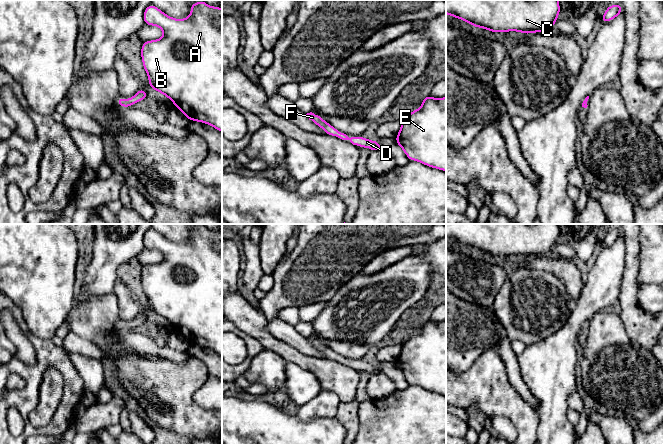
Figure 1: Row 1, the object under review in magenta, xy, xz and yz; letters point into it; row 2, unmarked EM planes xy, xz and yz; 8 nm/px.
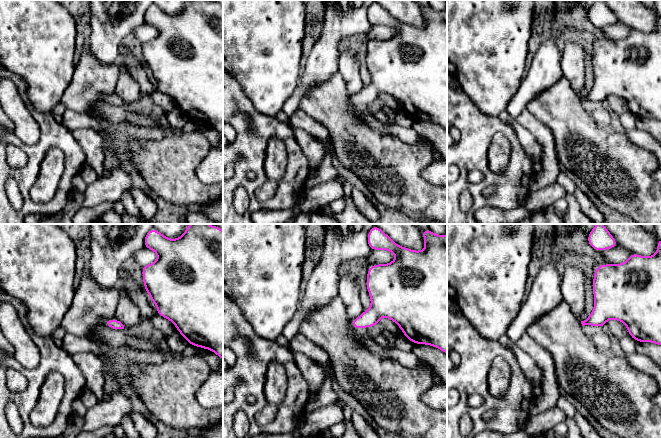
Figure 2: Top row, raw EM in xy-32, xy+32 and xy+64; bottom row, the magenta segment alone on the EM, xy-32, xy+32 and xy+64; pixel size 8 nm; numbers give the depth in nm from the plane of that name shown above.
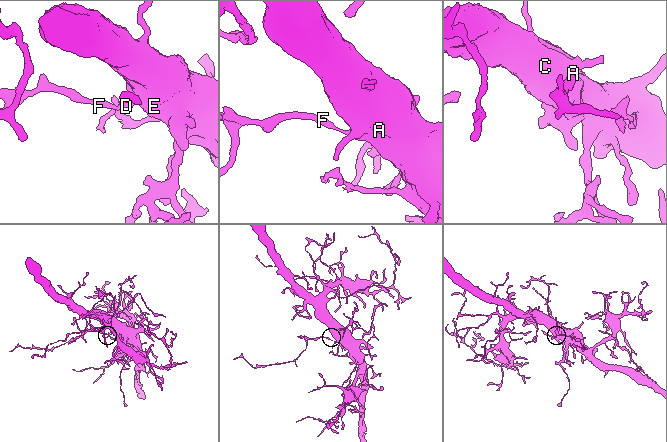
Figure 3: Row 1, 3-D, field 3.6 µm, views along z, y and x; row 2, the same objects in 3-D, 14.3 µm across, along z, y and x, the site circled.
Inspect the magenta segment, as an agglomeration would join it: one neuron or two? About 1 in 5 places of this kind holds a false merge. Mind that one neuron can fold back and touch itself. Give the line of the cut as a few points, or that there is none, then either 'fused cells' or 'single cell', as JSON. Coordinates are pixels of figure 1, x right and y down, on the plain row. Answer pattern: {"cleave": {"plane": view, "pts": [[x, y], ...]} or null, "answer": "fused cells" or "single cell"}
{"cleave": null, "answer": "single cell"}

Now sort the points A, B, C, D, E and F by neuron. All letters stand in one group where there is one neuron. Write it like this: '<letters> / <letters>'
A B C D E F

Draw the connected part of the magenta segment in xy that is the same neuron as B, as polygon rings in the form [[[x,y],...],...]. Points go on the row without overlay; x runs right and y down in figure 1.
[[[203,224],[191,227],[190,231],[191,238],[186,243],[172,242],[152,227],[146,231],[143,237],[145,249],[162,252],[163,261],[142,267],[142,287],[153,314],[168,321],[189,345],[208,348],[222,357],[222,233],[209,230]]]

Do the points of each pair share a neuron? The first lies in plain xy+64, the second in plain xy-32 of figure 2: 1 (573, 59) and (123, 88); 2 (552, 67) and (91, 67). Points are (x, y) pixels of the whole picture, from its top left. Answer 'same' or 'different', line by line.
1: same
2: different

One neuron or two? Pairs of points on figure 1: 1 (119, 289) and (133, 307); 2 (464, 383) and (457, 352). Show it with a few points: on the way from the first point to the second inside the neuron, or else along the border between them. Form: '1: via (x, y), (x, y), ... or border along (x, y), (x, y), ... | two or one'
1: via (123, 293), (129, 303) | one
2: border along (479, 356), (465, 370), (456, 372) | two

